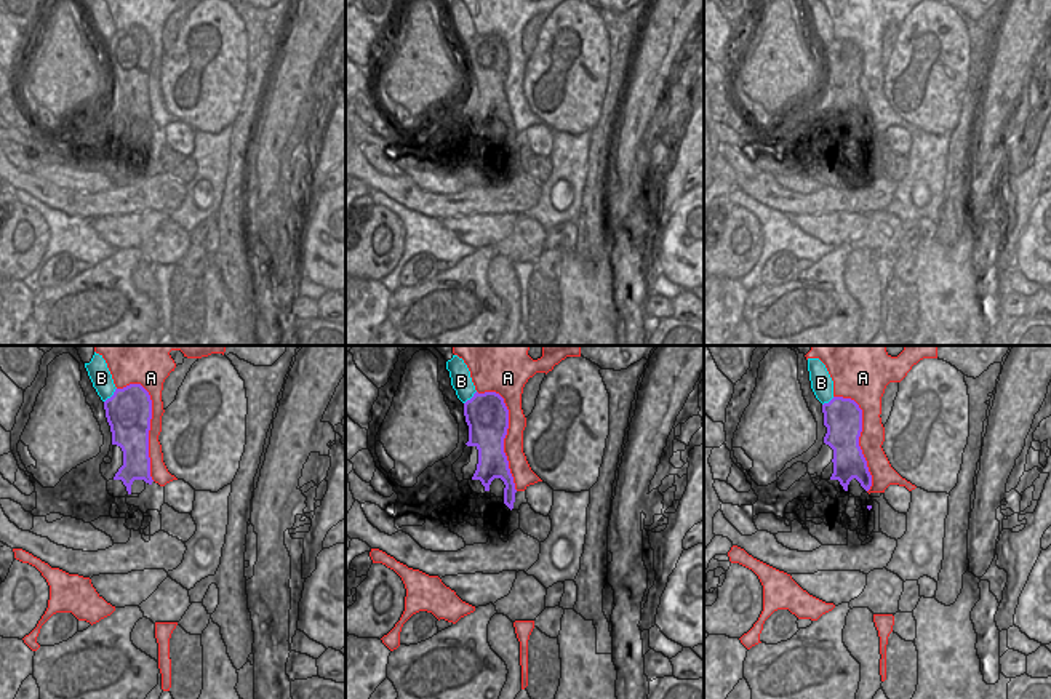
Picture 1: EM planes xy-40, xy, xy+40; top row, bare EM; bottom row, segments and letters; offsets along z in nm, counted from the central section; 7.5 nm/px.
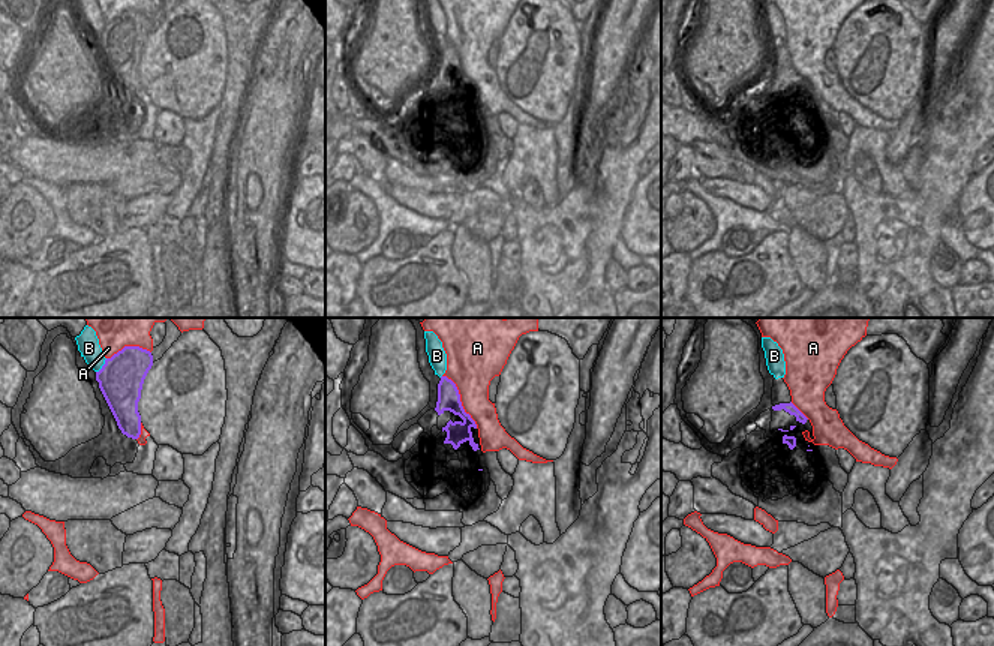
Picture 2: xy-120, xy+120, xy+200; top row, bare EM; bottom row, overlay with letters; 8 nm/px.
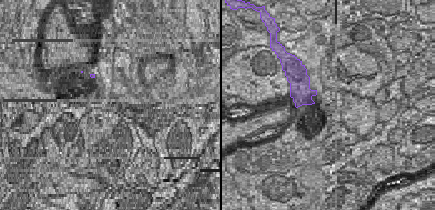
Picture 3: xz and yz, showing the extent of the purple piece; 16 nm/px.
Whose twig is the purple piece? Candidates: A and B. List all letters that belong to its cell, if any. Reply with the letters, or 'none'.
none

